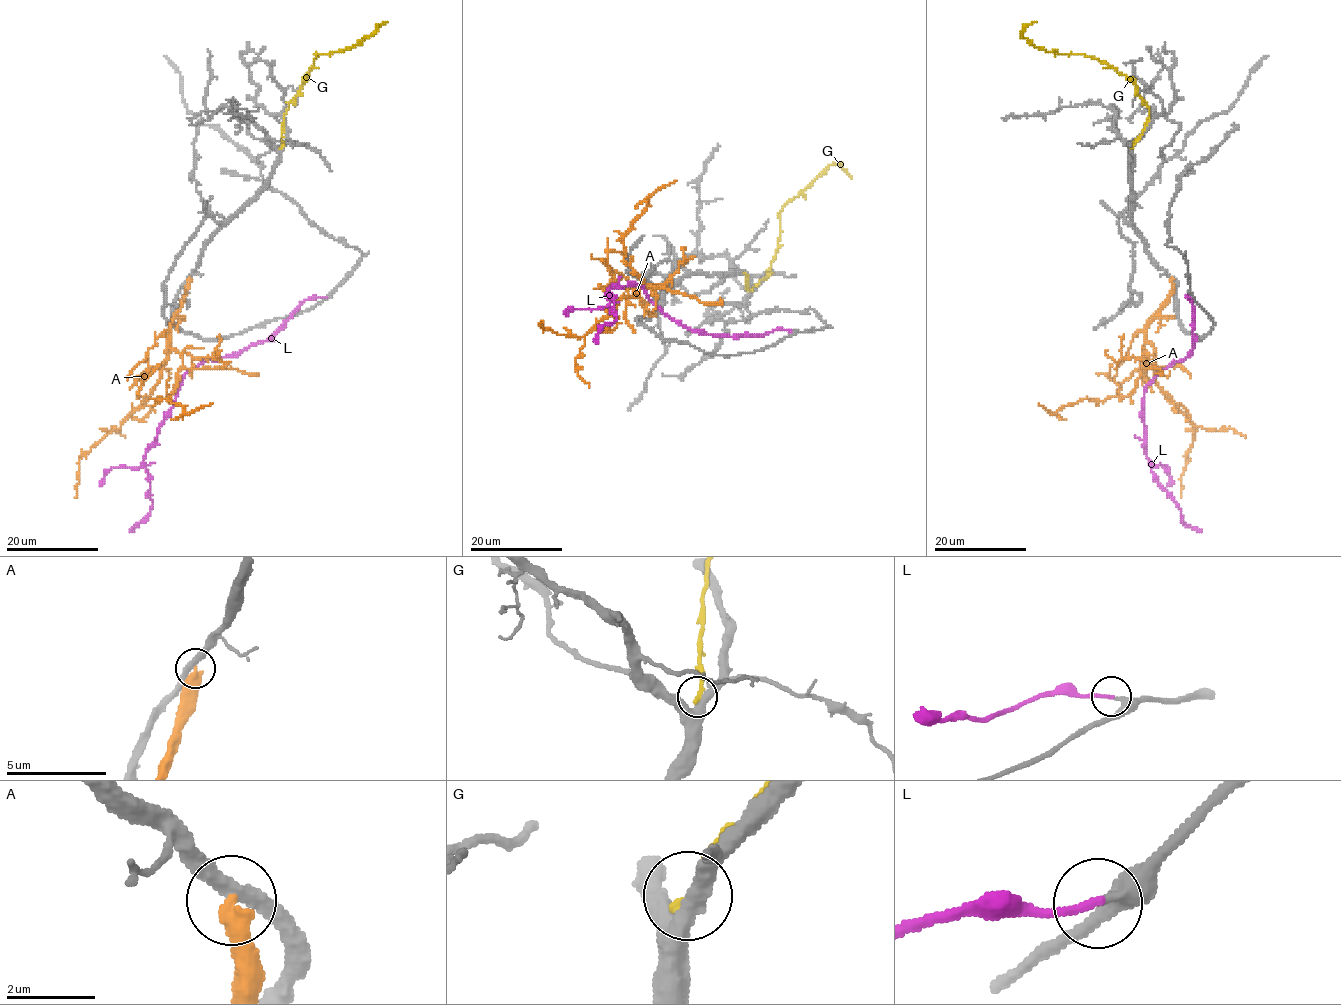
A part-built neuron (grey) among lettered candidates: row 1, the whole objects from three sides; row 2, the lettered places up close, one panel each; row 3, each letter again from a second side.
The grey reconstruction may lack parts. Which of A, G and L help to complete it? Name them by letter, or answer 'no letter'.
L

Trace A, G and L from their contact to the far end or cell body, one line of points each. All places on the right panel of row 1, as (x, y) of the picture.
A: (1171, 278), (1170, 295), (1147, 328), (1146, 339), (1154, 351), (1155, 382), (1195, 428), (1180, 478), (1180, 498)
G: (1132, 146), (1148, 113), (1137, 86), (1095, 58), (1046, 52), (1020, 36), (1026, 25), (1037, 21)
L: (1188, 297), (1194, 309), (1194, 346), (1146, 387), (1142, 415), (1154, 479), (1172, 498), (1181, 521), (1201, 531)

